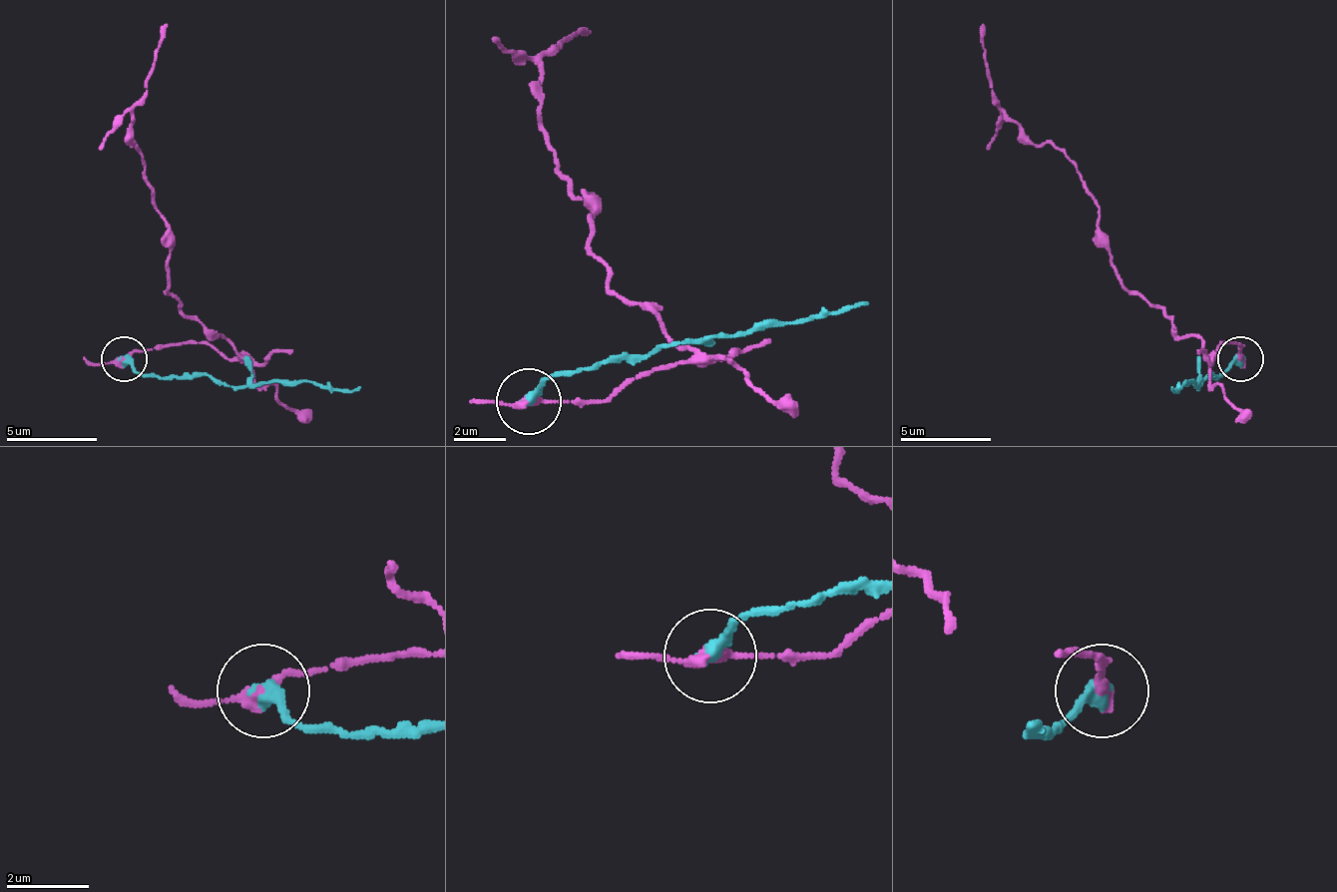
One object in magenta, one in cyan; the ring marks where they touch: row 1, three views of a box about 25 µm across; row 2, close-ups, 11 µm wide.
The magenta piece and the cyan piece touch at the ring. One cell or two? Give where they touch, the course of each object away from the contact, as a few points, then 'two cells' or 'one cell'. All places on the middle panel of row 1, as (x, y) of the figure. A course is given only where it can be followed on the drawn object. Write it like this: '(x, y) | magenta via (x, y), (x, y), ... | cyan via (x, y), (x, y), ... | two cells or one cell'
(529, 401) | magenta via (530, 403), (615, 396), (687, 357), (609, 285), (589, 245), (596, 207), (556, 174), (550, 56), (589, 30) | cyan via (530, 403), (550, 377), (648, 357), (680, 344), (870, 304) | two cells

